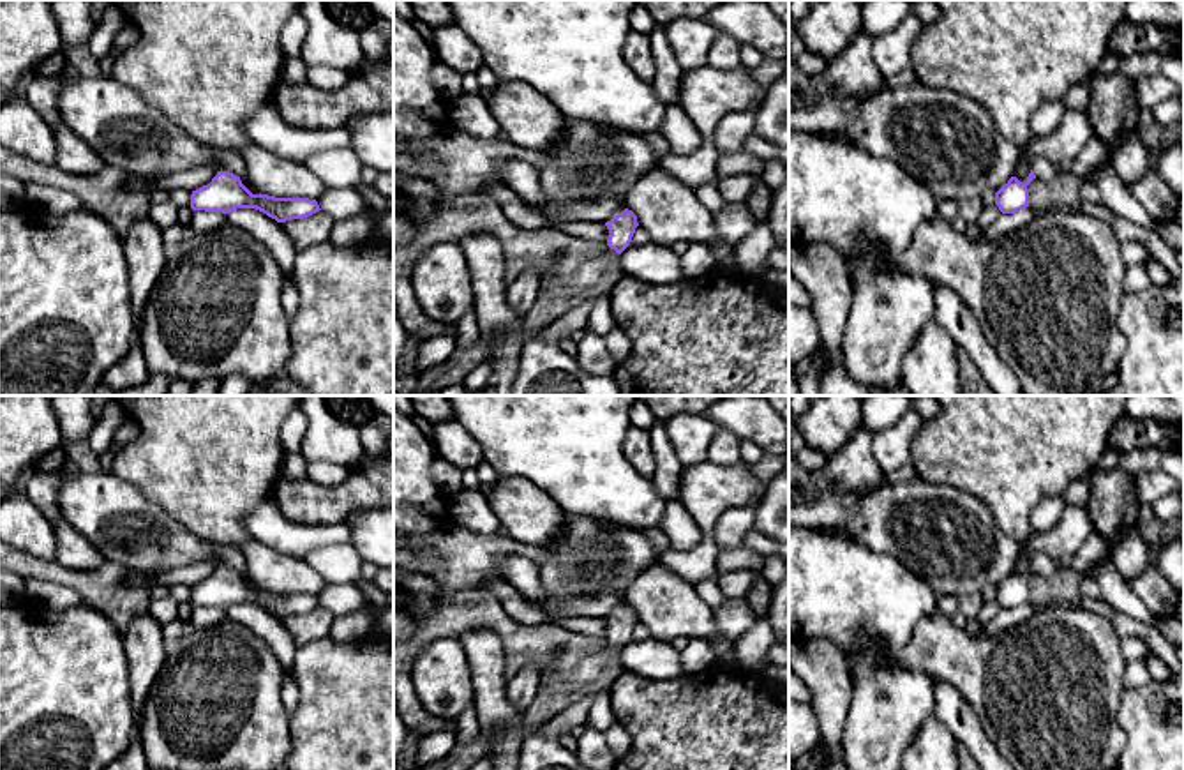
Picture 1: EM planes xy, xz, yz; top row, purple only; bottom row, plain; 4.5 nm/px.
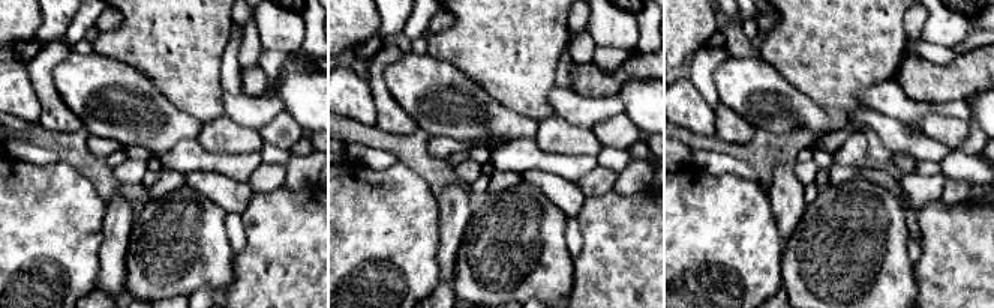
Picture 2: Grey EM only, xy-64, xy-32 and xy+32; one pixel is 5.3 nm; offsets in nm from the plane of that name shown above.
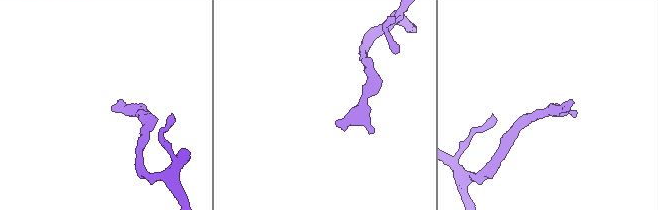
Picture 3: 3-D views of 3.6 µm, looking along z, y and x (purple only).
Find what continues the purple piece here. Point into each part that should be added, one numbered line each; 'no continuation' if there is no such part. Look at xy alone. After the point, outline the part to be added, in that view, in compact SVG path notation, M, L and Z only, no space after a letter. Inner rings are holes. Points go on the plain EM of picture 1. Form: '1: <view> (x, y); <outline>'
no continuation

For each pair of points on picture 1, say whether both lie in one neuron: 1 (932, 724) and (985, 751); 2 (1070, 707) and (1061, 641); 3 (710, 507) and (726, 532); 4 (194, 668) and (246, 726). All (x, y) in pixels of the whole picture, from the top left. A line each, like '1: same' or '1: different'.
1: different
2: same
3: different
4: same

